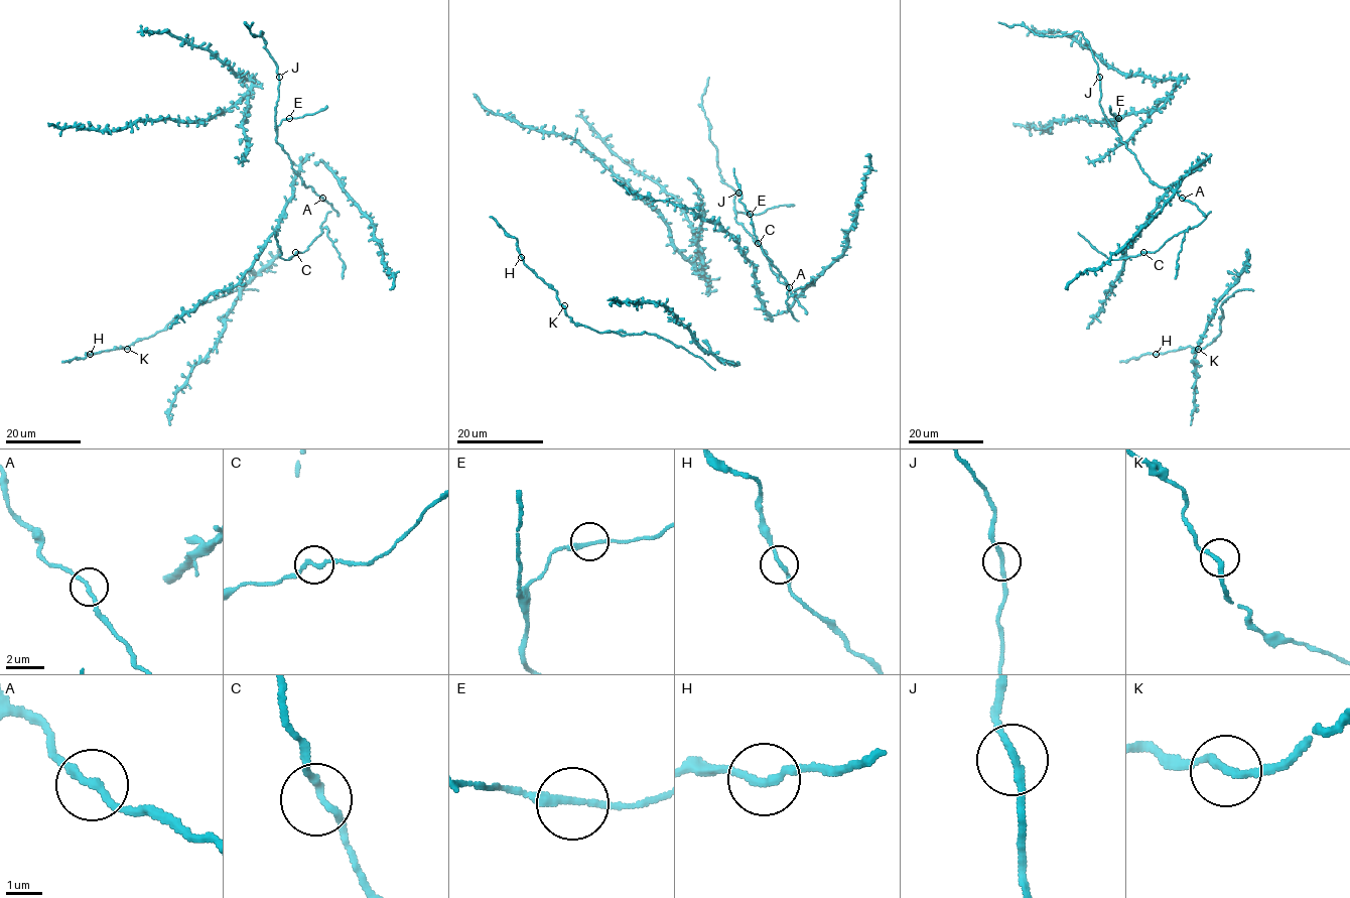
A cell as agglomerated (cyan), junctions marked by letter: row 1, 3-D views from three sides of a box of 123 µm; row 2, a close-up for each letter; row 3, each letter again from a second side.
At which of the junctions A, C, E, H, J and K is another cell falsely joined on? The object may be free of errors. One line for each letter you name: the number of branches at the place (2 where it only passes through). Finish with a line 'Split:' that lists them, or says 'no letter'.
H: Branches: 2
Split: H

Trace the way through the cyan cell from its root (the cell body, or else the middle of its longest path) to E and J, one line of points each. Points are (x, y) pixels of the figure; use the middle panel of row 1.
E: (778, 278), (771, 269), (767, 253), (734, 219), (737, 212), (750, 214)
J: (778, 278), (771, 269), (767, 253), (734, 219), (733, 196), (738, 193)

